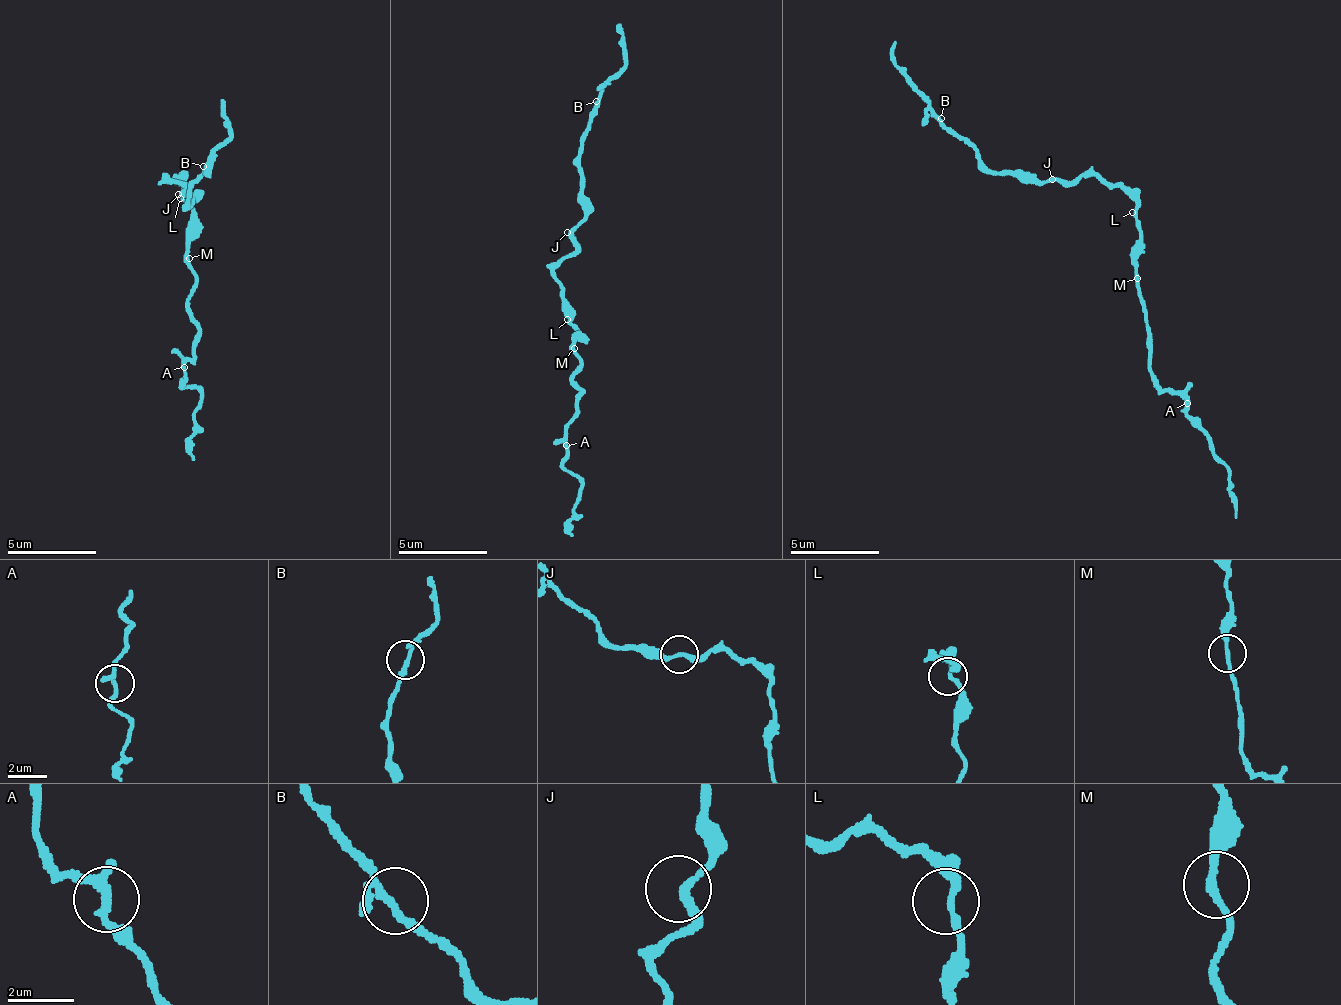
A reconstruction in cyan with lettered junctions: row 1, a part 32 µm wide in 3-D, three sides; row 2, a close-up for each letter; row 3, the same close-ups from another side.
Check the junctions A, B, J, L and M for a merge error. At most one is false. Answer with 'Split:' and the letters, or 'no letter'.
Split: no letter

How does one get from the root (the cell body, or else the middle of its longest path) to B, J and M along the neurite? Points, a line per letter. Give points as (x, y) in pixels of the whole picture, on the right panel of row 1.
B: (1137, 214), (1119, 184), (1102, 184), (1093, 176), (1043, 182), (1012, 171), (990, 171), (977, 146), (941, 118)
J: (1137, 214), (1137, 206), (1119, 184), (1102, 184), (1093, 176), (1070, 182), (1052, 179)
M: (1137, 214), (1141, 255), (1137, 257), (1137, 278)

